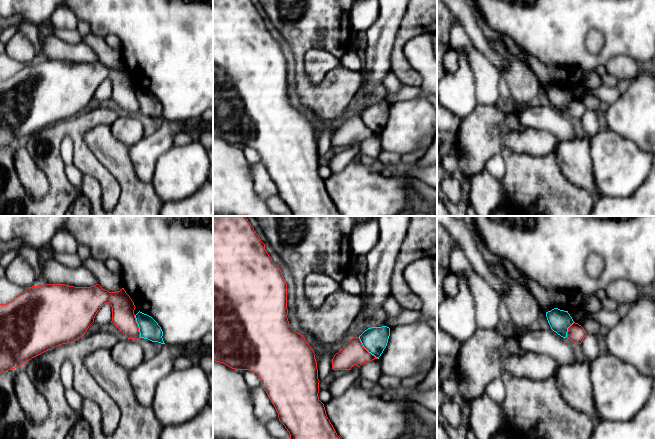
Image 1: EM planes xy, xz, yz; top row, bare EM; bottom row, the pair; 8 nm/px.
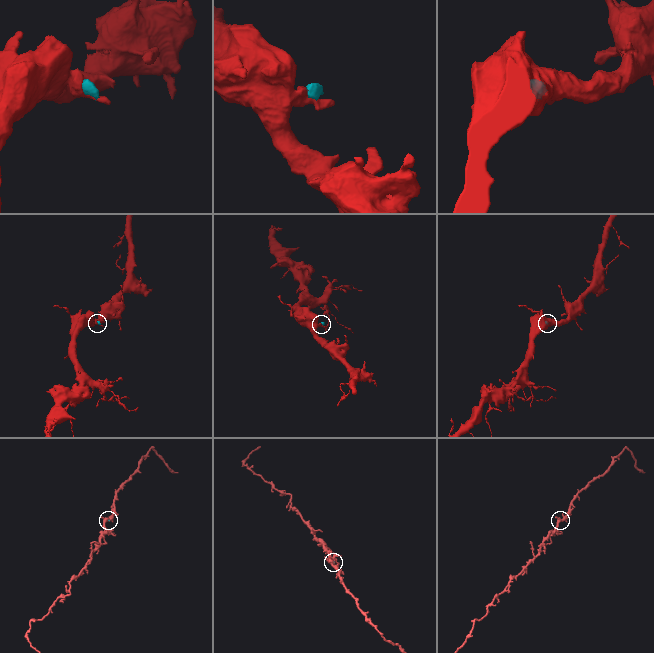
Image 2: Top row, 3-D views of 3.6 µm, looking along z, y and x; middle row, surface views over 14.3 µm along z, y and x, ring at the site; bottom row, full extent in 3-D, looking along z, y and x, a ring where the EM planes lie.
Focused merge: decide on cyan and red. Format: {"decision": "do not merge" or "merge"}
{"decision": "do not merge"}

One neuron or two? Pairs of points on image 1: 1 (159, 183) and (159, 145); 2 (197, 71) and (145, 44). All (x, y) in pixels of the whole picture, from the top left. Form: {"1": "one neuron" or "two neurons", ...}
{"1": "two neurons", "2": "one neuron"}

